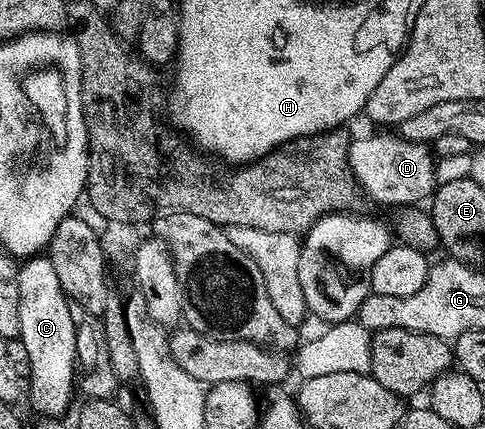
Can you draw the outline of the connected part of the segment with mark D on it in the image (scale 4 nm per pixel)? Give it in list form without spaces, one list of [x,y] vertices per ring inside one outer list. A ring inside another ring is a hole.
[[[396,133],[355,138],[351,140],[349,147],[349,165],[361,192],[378,203],[396,205],[395,207],[419,204],[420,200],[427,200],[433,194],[438,179],[434,173],[434,161],[436,162],[435,156],[427,144],[412,142]]]

